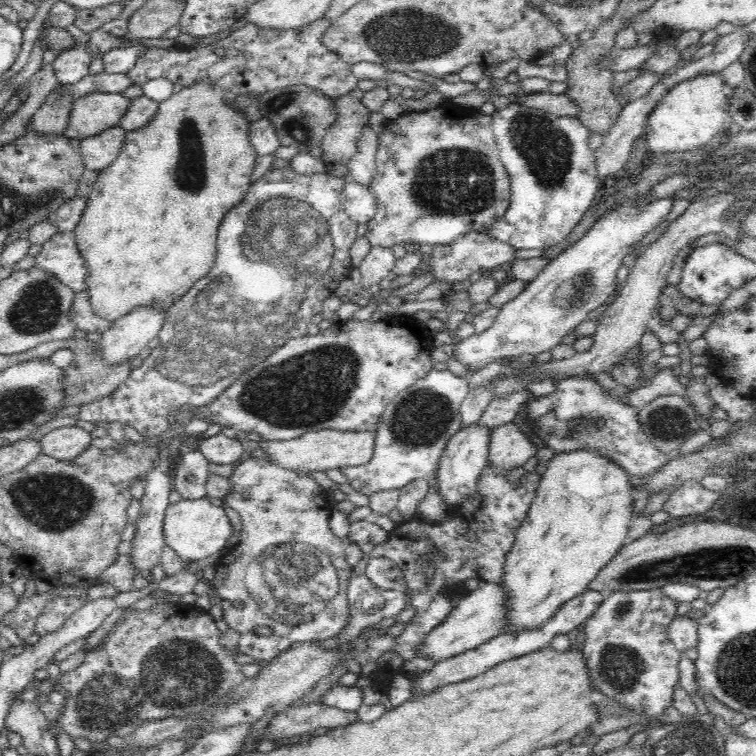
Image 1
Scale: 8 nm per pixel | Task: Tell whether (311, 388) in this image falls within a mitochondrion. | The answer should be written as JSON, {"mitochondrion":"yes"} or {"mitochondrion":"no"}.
{"mitochondrion":"yes"}

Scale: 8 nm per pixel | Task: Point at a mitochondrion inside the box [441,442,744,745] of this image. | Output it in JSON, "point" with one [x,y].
{"point":[621,669]}

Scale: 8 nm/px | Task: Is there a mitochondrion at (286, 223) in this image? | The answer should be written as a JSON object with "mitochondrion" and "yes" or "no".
{"mitochondrion":"yes"}

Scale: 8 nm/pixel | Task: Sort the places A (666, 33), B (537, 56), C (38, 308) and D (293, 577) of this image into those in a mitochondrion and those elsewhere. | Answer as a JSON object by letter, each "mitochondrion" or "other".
{"A":"other","B":"other","C":"mitochondrion","D":"mitochondrion"}

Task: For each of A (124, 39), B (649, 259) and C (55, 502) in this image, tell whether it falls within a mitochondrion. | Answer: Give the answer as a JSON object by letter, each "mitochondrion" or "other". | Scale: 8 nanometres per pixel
{"A":"other","B":"other","C":"mitochondrion"}

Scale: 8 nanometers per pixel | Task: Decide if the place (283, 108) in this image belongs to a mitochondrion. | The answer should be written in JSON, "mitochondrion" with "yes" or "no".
{"mitochondrion":"yes"}

